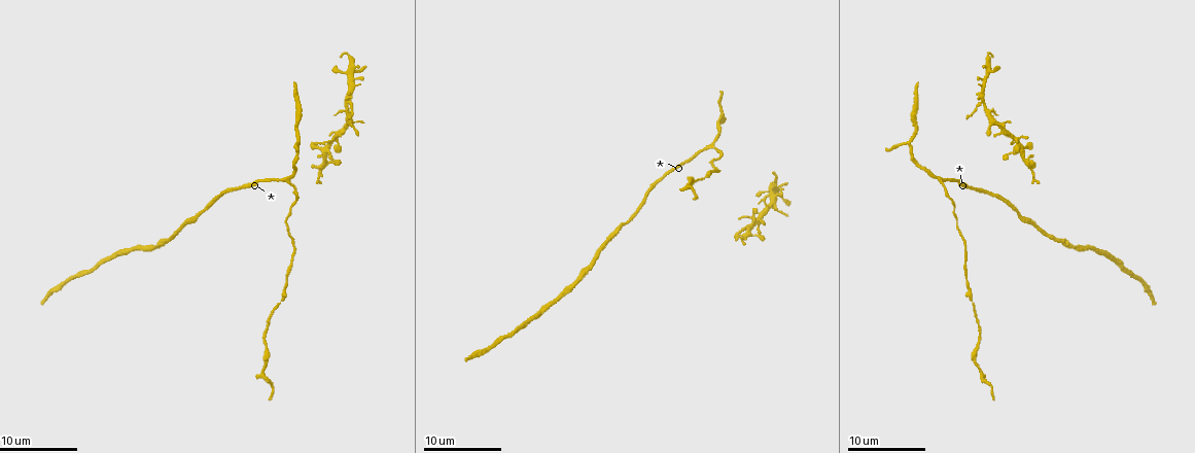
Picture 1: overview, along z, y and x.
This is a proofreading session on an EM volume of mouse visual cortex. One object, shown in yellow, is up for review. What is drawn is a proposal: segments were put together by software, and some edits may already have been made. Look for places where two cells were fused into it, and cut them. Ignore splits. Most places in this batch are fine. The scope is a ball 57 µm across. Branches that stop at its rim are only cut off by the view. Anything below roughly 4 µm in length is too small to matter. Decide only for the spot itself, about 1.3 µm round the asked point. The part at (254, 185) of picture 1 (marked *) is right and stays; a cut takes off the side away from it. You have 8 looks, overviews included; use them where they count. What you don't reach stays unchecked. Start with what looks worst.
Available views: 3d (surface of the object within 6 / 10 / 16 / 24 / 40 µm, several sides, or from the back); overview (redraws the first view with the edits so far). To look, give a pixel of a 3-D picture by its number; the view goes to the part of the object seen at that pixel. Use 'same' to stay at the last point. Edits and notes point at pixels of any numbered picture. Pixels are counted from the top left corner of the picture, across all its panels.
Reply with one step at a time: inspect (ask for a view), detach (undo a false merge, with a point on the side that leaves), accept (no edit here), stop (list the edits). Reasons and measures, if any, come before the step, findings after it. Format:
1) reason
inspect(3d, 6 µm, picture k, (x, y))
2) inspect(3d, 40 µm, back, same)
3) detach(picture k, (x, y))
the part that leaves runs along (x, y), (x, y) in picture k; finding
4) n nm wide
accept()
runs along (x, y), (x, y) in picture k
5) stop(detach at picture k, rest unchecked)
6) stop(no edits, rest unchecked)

arms part here
inspect(3d, 16 µm, picture 1, (289, 178))

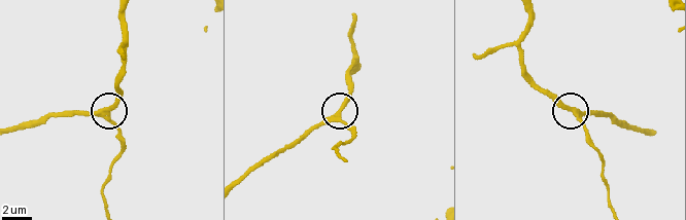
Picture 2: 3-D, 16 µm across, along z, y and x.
280 nm wide
accept()
runs along (274, 157), (338, 113), (356, 135) in picture 2; continuous, no second cell

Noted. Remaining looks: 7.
small branch off a trunk
inspect(3d, 10 µm, picture 1, (325, 165))

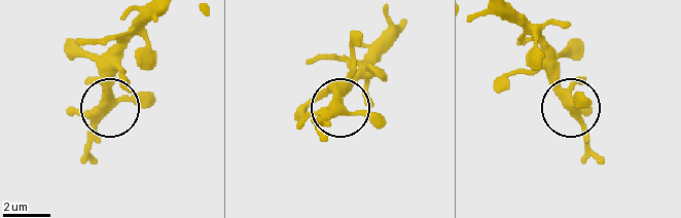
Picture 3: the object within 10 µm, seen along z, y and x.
accept()
all the same cell

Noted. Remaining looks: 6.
sudden change in width
inspect(3d, 10 µm, picture 1, (268, 345))

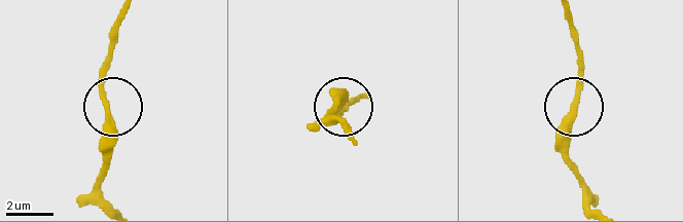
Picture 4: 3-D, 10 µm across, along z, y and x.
zoom in
inspect(3d, 6 µm, picture 4, (575, 109))

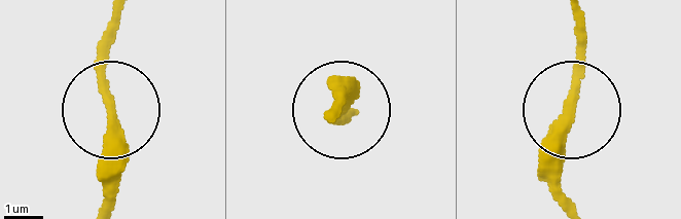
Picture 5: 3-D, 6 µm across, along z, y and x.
300 nm wide
accept()
runs along (581, 20), (562, 204) in picture 5; one cell here

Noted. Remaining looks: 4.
narrows sharply
inspect(3d, 16 µm, picture 1, (288, 280))

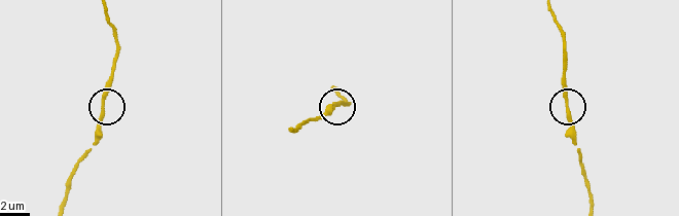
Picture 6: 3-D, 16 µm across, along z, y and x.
accept()
continuous, no second cell

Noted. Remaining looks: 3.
stop(no edits, rest unchecked)

